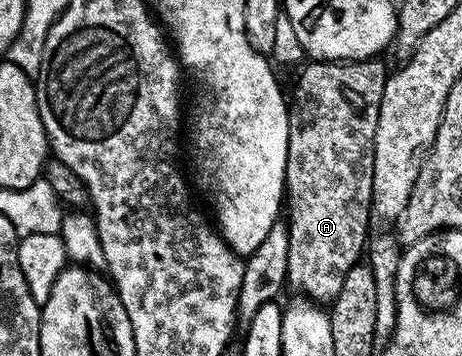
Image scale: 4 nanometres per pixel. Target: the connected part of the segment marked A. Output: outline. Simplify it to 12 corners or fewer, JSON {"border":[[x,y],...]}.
{"border":[[307,62],[290,95],[287,284],[365,256],[388,67]]}

